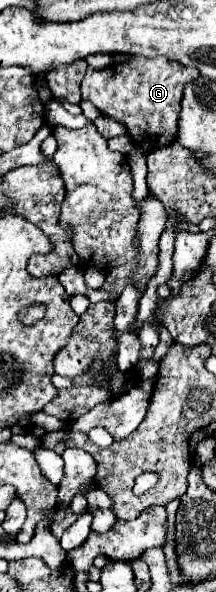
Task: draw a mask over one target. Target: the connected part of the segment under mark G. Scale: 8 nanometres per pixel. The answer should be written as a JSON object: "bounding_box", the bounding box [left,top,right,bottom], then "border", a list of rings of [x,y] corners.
{"bounding_box":[82,56,200,152],"border":[[[130,56],[124,64],[112,64],[104,70],[86,70],[82,80],[82,100],[92,102],[104,116],[114,118],[116,122],[128,128],[128,134],[142,152],[158,150],[166,144],[172,144],[178,134],[178,114],[180,114],[180,88],[190,80],[196,80],[200,72],[196,68],[182,66],[168,60],[166,56],[142,58]]]}

